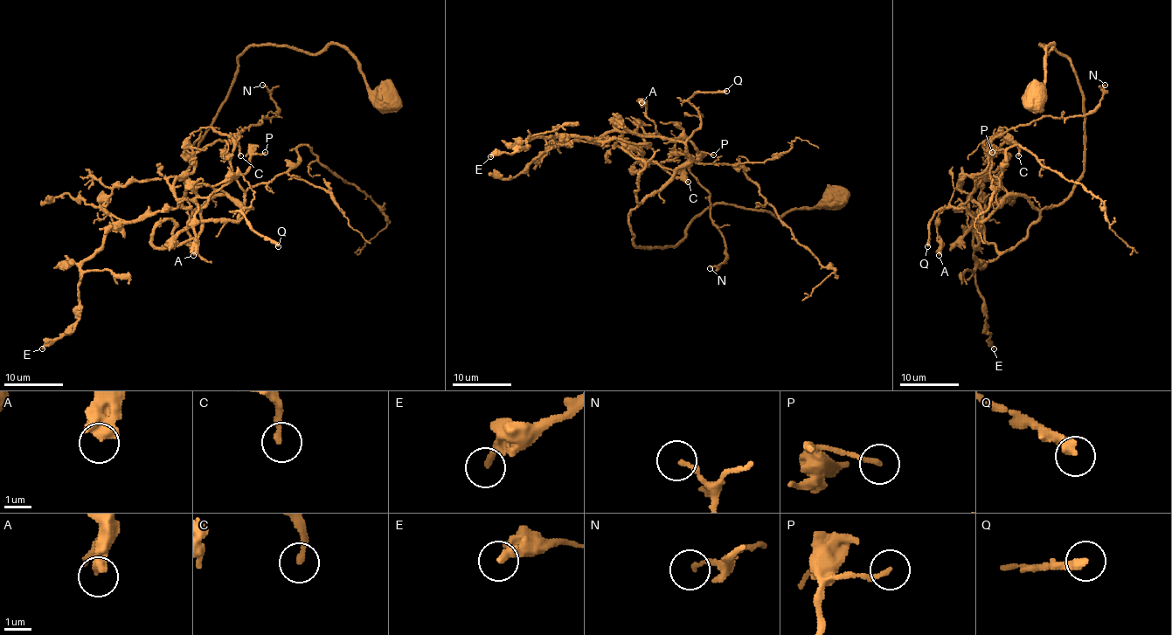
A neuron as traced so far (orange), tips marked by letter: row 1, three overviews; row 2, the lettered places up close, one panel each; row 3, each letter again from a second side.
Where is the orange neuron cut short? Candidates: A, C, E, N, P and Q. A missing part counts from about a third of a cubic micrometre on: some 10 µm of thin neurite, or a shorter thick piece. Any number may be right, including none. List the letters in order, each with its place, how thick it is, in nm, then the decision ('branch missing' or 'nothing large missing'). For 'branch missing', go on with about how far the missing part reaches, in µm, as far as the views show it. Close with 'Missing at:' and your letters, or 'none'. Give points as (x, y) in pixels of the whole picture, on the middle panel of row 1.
A: place (641, 102); calibre 360 nm; nothing large missing
C: place (688, 182); calibre 200 nm; nothing large missing
E: place (490, 156); calibre 280 nm; branch missing; missing 15 µm
N: place (710, 268); calibre 170 nm; nothing large missing
P: place (713, 155); calibre 170 nm; nothing large missing
Q: place (726, 91); calibre 360 nm; nothing large missing
Missing at: E

